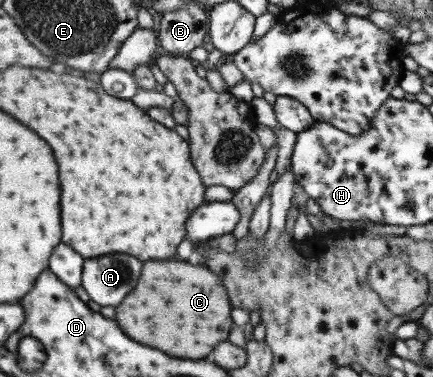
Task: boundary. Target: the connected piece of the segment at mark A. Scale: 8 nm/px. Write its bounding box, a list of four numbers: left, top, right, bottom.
[82,255,141,307]

